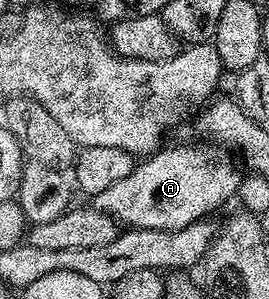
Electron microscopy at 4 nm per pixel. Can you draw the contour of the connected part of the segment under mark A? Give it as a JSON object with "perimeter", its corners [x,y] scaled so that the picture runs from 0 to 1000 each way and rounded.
{"perimeter":[[[758,485],[584,498],[539,522],[468,599],[394,625],[394,639],[361,652],[353,696],[483,766],[599,766],[643,779],[706,746],[762,736],[788,719],[773,712],[796,709],[829,672],[859,676],[874,662],[900,579],[877,569],[881,542],[862,542],[844,508],[784,512],[770,498],[777,488]]]}

